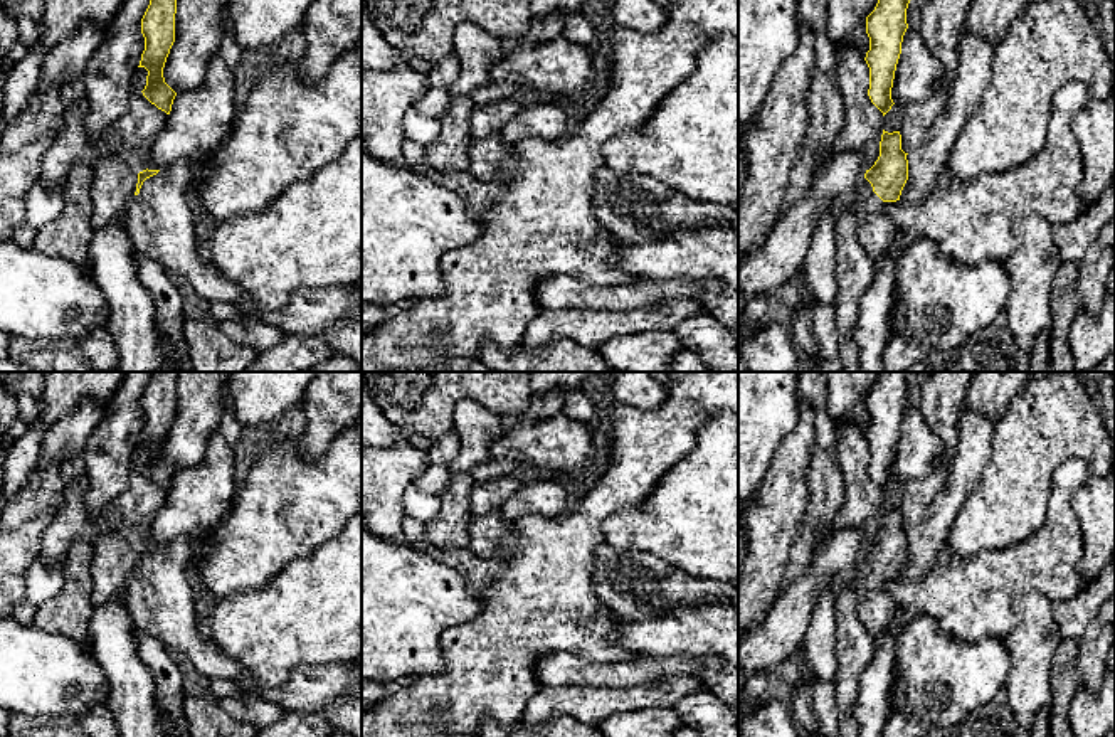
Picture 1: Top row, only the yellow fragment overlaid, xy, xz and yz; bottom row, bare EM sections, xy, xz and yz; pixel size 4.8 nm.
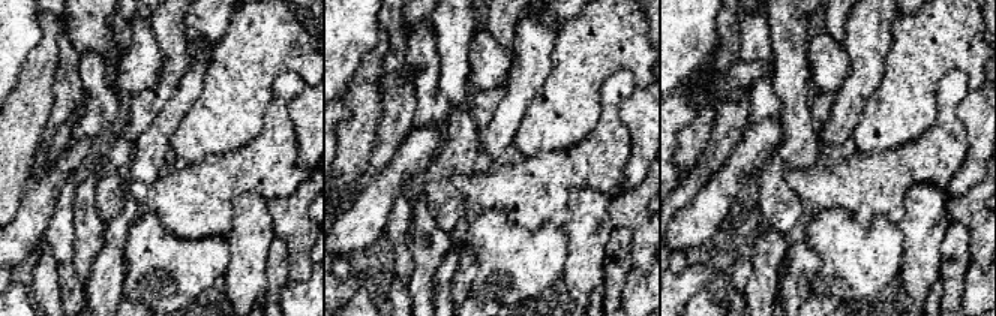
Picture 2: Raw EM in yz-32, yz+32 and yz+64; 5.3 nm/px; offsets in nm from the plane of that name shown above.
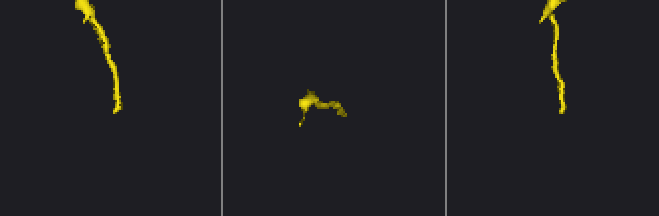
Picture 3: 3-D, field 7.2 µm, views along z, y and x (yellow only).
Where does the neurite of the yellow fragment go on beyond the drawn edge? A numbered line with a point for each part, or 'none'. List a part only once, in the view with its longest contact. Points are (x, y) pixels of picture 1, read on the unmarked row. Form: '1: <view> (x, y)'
1: xy (160, 603)

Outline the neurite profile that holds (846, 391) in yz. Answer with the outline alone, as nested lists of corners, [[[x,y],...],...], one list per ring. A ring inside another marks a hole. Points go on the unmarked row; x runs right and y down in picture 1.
[[[822,372],[826,377],[827,412],[839,429],[854,424],[863,434],[869,427],[866,394],[875,387],[878,372]]]

